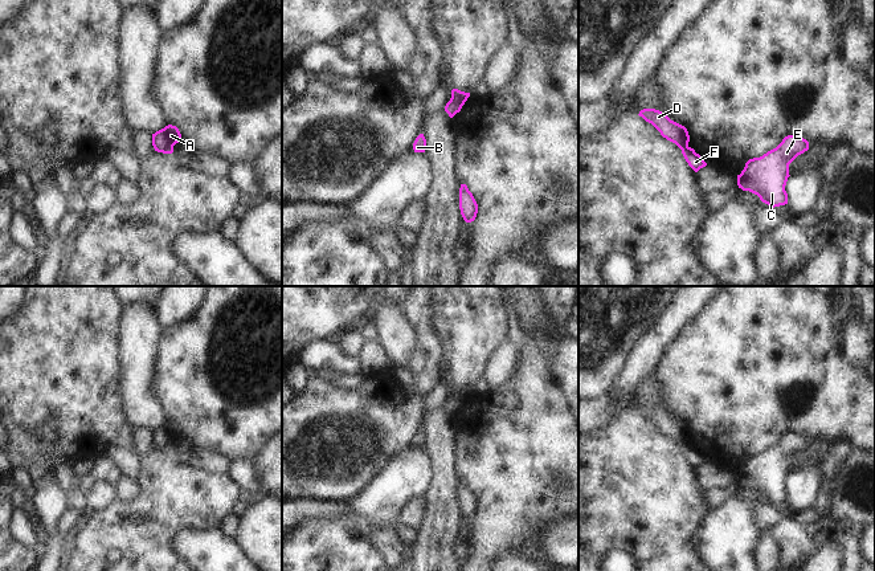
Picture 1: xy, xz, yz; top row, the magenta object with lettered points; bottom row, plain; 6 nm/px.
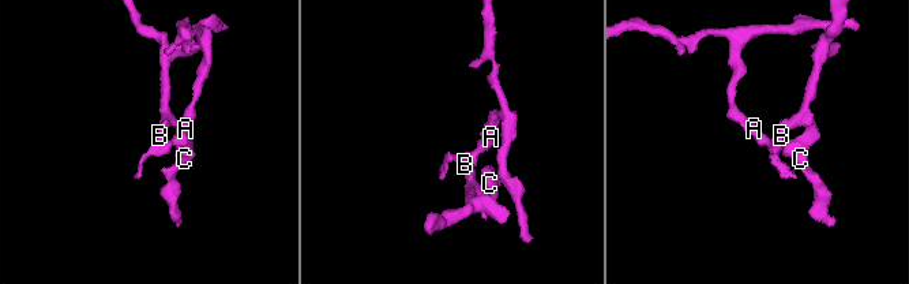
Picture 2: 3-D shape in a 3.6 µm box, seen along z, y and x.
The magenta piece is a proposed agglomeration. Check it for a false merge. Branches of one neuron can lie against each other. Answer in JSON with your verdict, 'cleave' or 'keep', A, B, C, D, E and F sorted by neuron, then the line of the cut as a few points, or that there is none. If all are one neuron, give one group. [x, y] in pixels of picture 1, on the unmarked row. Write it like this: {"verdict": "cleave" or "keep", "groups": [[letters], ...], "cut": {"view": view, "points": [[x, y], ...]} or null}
{"verdict": "cleave", "groups": [["A", "D"], ["B", "C", "E", "F"]], "cut": {"view": "yz", "points": [[687, 443], [681, 445]]}}

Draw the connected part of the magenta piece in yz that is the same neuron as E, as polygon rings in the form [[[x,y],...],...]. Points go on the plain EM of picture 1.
[[[788,432],[773,446],[760,454],[749,456],[744,466],[737,472],[737,482],[749,488],[770,503],[788,501],[785,482],[789,472],[789,461],[809,446],[809,439],[798,432]]]

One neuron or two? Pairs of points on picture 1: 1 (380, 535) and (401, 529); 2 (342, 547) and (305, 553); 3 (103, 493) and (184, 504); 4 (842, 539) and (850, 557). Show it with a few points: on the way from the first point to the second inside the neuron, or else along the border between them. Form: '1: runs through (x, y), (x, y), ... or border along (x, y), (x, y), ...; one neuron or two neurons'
1: border along (393, 527), (397, 535), (411, 546); two neurons
2: runs through (332, 547), (314, 553); one neuron
3: border along (117, 498), (107, 506), (93, 512); two neurons
4: runs through (846, 543), (850, 553); one neuron

